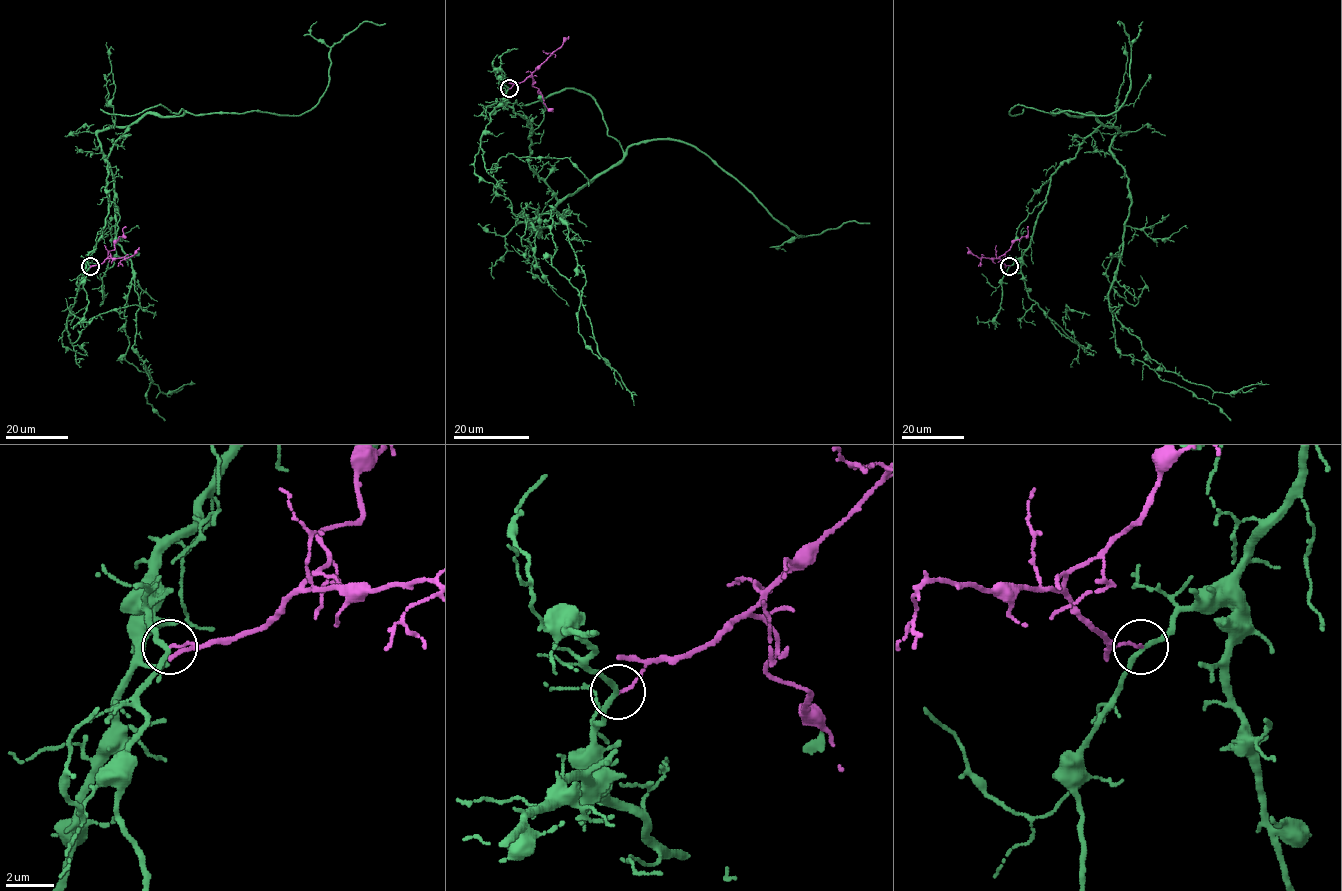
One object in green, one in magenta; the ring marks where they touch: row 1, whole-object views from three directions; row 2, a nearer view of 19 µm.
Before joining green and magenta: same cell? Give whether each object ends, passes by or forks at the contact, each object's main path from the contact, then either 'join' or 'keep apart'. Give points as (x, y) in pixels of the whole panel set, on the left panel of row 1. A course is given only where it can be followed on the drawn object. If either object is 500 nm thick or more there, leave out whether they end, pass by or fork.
green passes by; magenta ends; course green (90, 266), (106, 159), (129, 125), (97, 133), (133, 270), (125, 359), (163, 393), (193, 384); course magenta (90, 266), (101, 263), (110, 255), (114, 243), (126, 227); keep apart

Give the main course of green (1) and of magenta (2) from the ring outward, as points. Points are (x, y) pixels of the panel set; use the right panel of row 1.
1: (1009, 266), (1051, 176), (1114, 127), (1130, 206), (1108, 294), (1115, 317), (1192, 383), (1226, 393), (1268, 384)
2: (1009, 266), (1000, 256), (1015, 240), (1026, 236), (1028, 227)

